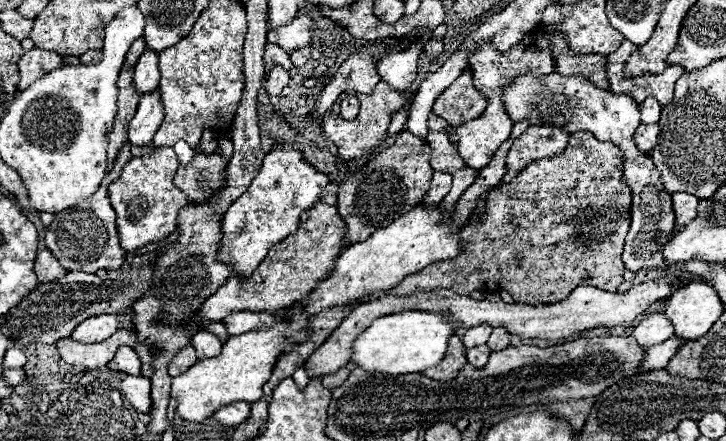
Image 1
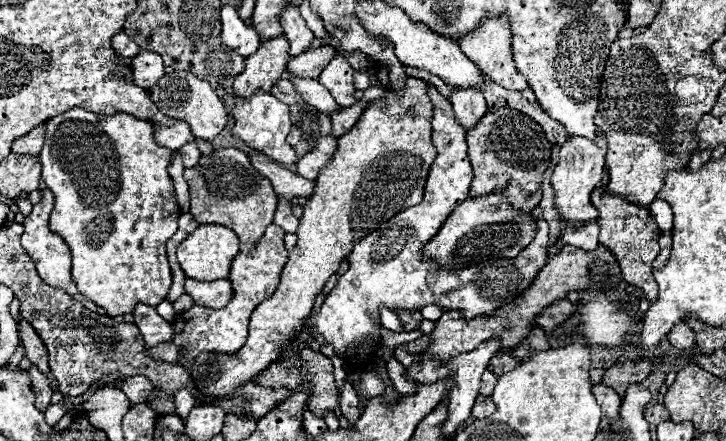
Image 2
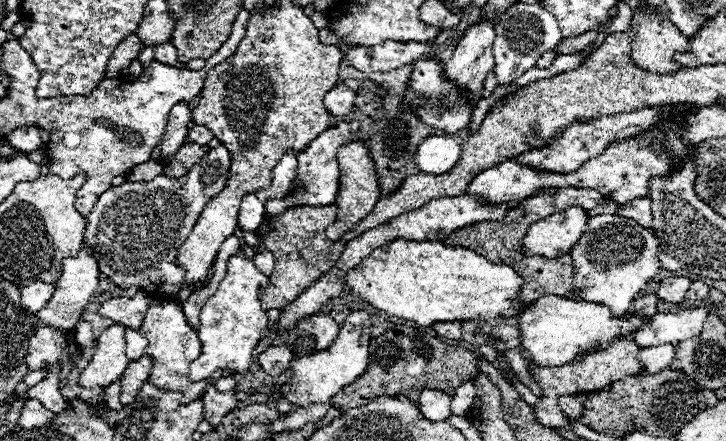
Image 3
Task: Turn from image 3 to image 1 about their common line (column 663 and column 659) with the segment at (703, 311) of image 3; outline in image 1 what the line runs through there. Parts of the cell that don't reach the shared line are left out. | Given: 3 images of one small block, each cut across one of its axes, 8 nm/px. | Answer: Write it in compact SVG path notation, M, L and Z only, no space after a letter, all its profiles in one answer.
M648 314L638 326L634 326L632 336L642 348L656 346L674 336L674 326L662 314Z

